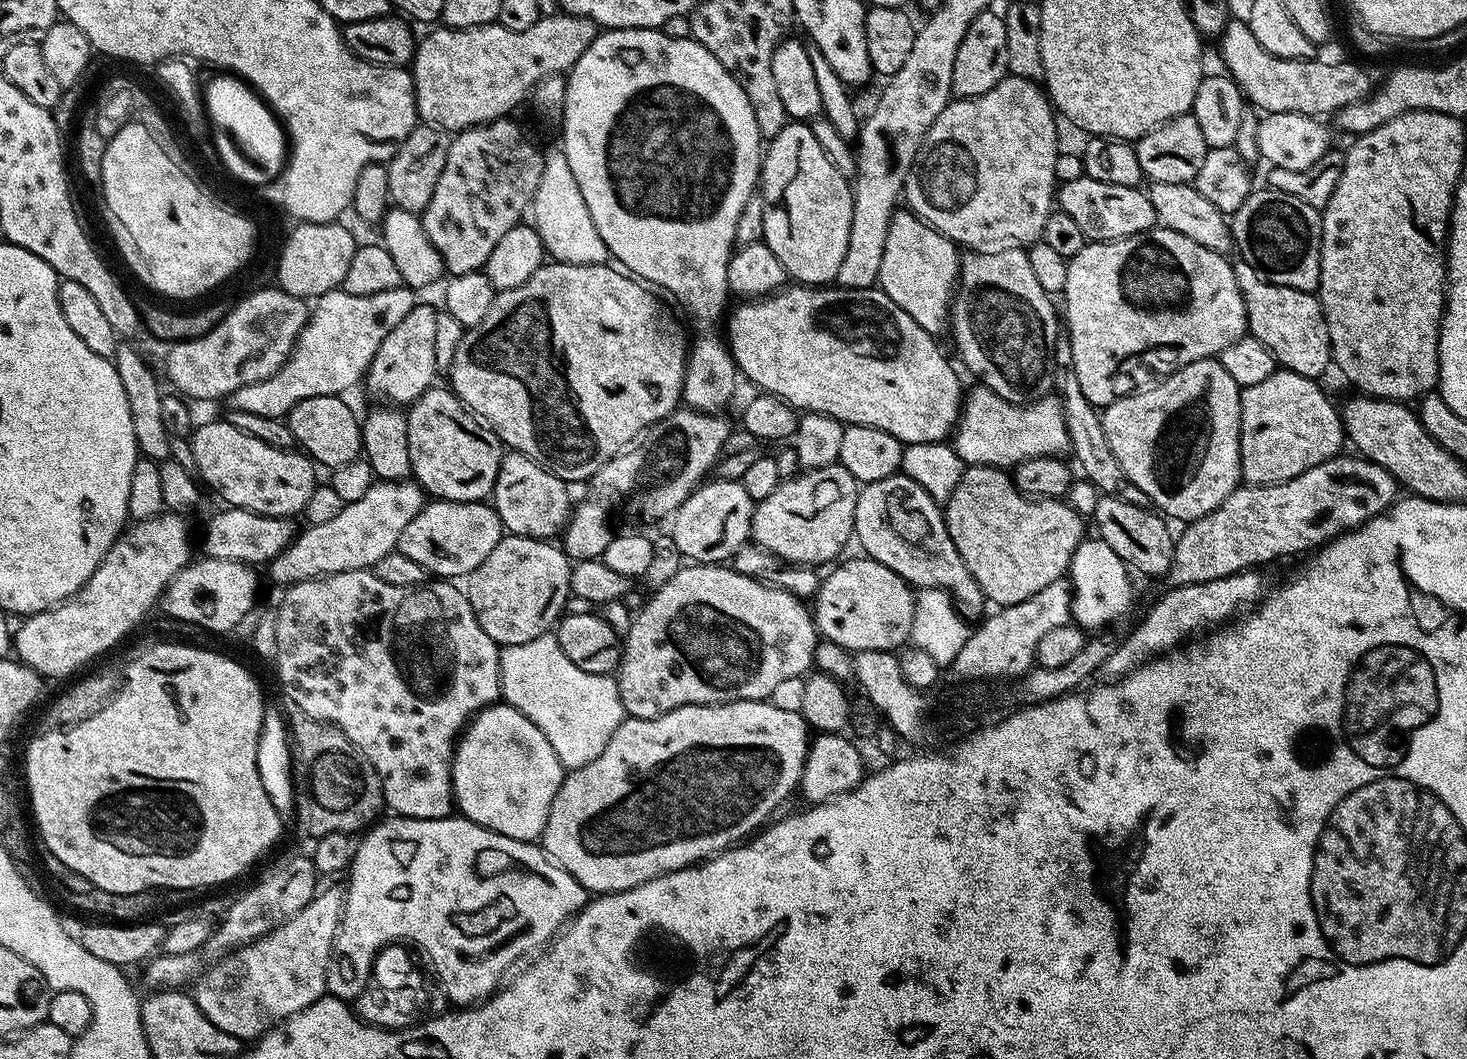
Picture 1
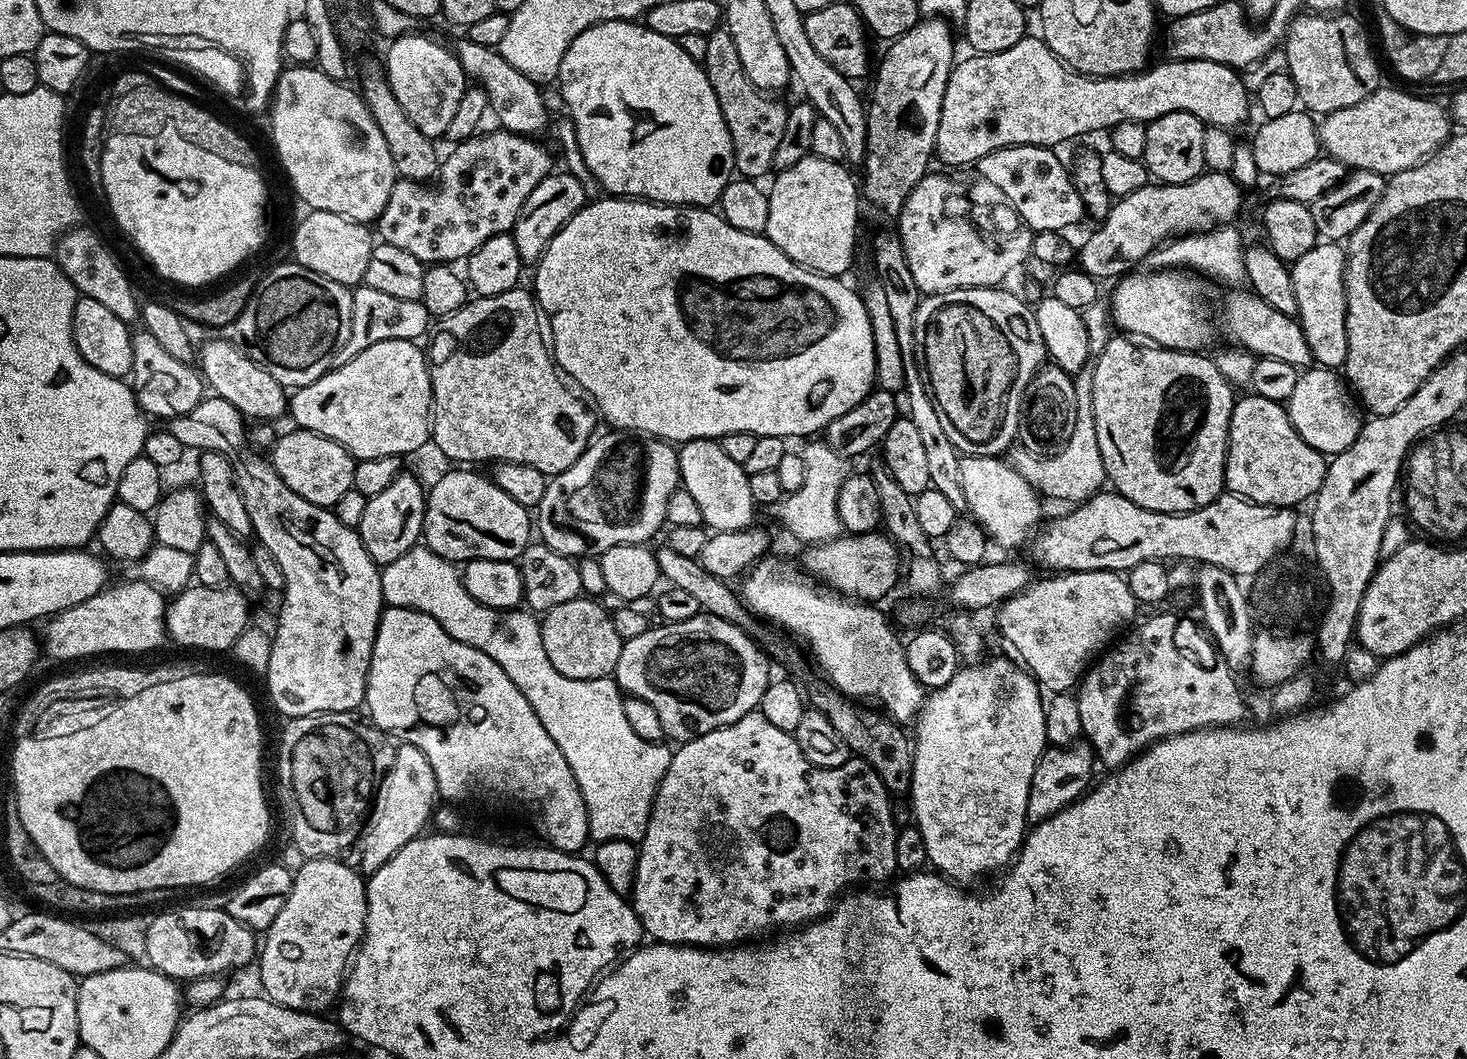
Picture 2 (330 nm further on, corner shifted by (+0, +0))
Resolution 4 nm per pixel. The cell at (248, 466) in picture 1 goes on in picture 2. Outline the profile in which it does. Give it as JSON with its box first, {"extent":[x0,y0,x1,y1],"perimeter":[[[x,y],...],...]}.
{"extent":[270,428,356,508],"perimeter":[[[304,428],[291,430],[285,436],[277,435],[270,448],[270,459],[274,470],[294,490],[302,494],[306,502],[314,502],[323,508],[332,508],[346,490],[353,488],[356,460],[338,442],[326,438],[317,432],[308,432]]]}

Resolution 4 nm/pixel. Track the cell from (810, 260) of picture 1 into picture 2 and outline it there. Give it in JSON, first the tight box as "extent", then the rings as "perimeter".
{"extent":[764,154,862,277],"perimeter":[[[809,154],[802,158],[802,162],[794,162],[794,166],[777,171],[776,181],[768,192],[770,214],[764,227],[768,240],[774,242],[774,246],[778,246],[778,250],[782,250],[782,254],[789,256],[796,264],[812,272],[820,272],[823,276],[843,277],[856,252],[856,219],[860,216],[862,196],[857,181],[856,184],[852,181],[847,170],[839,160],[827,160]]]}

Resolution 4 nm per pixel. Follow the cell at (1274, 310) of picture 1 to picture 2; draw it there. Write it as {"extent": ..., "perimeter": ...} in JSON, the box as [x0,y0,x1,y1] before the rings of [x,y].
{"extent":[1291,242,1346,369],"perimeter":[[[1317,242],[1302,258],[1291,261],[1294,298],[1298,300],[1295,319],[1300,322],[1300,329],[1310,346],[1313,361],[1321,368],[1343,369],[1346,358],[1346,290],[1344,289],[1344,258],[1346,252],[1339,243]]]}

